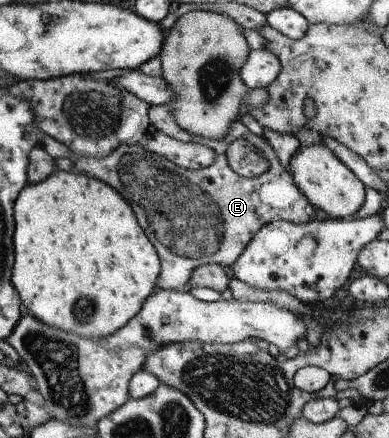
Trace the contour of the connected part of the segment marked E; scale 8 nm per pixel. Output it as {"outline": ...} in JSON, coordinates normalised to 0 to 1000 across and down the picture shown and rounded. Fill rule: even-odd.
{"outline":[[[437,237],[386,242],[378,265],[388,272],[388,297],[416,301],[422,308],[460,324],[501,324],[530,329],[553,345],[553,365],[527,384],[476,388],[427,361],[391,352],[355,329],[308,329],[278,354],[260,361],[206,358],[185,384],[188,390],[211,393],[231,404],[260,409],[278,425],[290,427],[314,454],[332,463],[344,484],[355,514],[370,537],[388,550],[401,571],[411,619],[398,646],[398,660],[463,662],[481,658],[481,642],[491,619],[519,603],[545,603],[571,610],[594,607],[607,589],[627,573],[650,537],[674,516],[712,502],[730,502],[748,511],[789,511],[807,502],[807,470],[787,447],[761,427],[751,402],[735,384],[722,379],[712,354],[681,315],[663,313],[643,301],[614,272],[596,274],[584,301],[560,317],[514,313],[468,295],[445,269],[447,247]],[[604,317],[635,317],[684,361],[692,384],[663,404],[630,406],[602,395],[584,374],[578,340],[584,329]]]}

